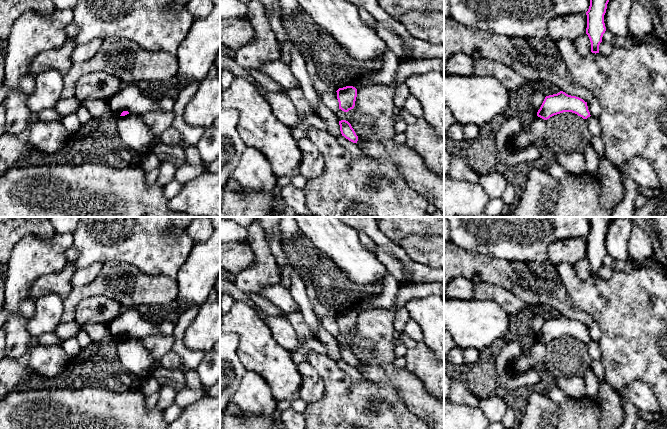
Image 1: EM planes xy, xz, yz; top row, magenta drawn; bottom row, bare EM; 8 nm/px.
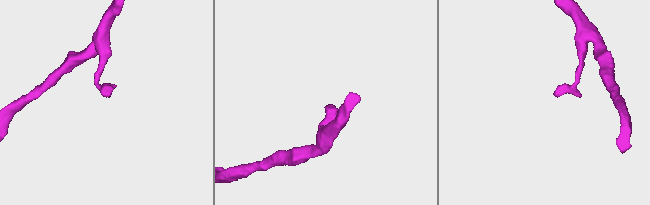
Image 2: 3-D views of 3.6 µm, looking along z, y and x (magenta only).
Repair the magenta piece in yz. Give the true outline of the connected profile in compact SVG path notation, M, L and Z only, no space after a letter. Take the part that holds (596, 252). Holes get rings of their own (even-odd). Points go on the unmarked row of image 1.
M588 217L590 230L587 239L586 258L591 266L591 276L599 277L599 269L602 266L603 258L606 255L604 239L607 228L612 219L616 217Z

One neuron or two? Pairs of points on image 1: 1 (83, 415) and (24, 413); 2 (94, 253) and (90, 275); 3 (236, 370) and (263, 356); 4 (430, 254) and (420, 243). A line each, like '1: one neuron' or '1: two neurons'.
1: one neuron
2: two neurons
3: two neurons
4: one neuron

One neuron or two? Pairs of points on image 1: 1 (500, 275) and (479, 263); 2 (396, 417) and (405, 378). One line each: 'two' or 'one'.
1: one
2: two

